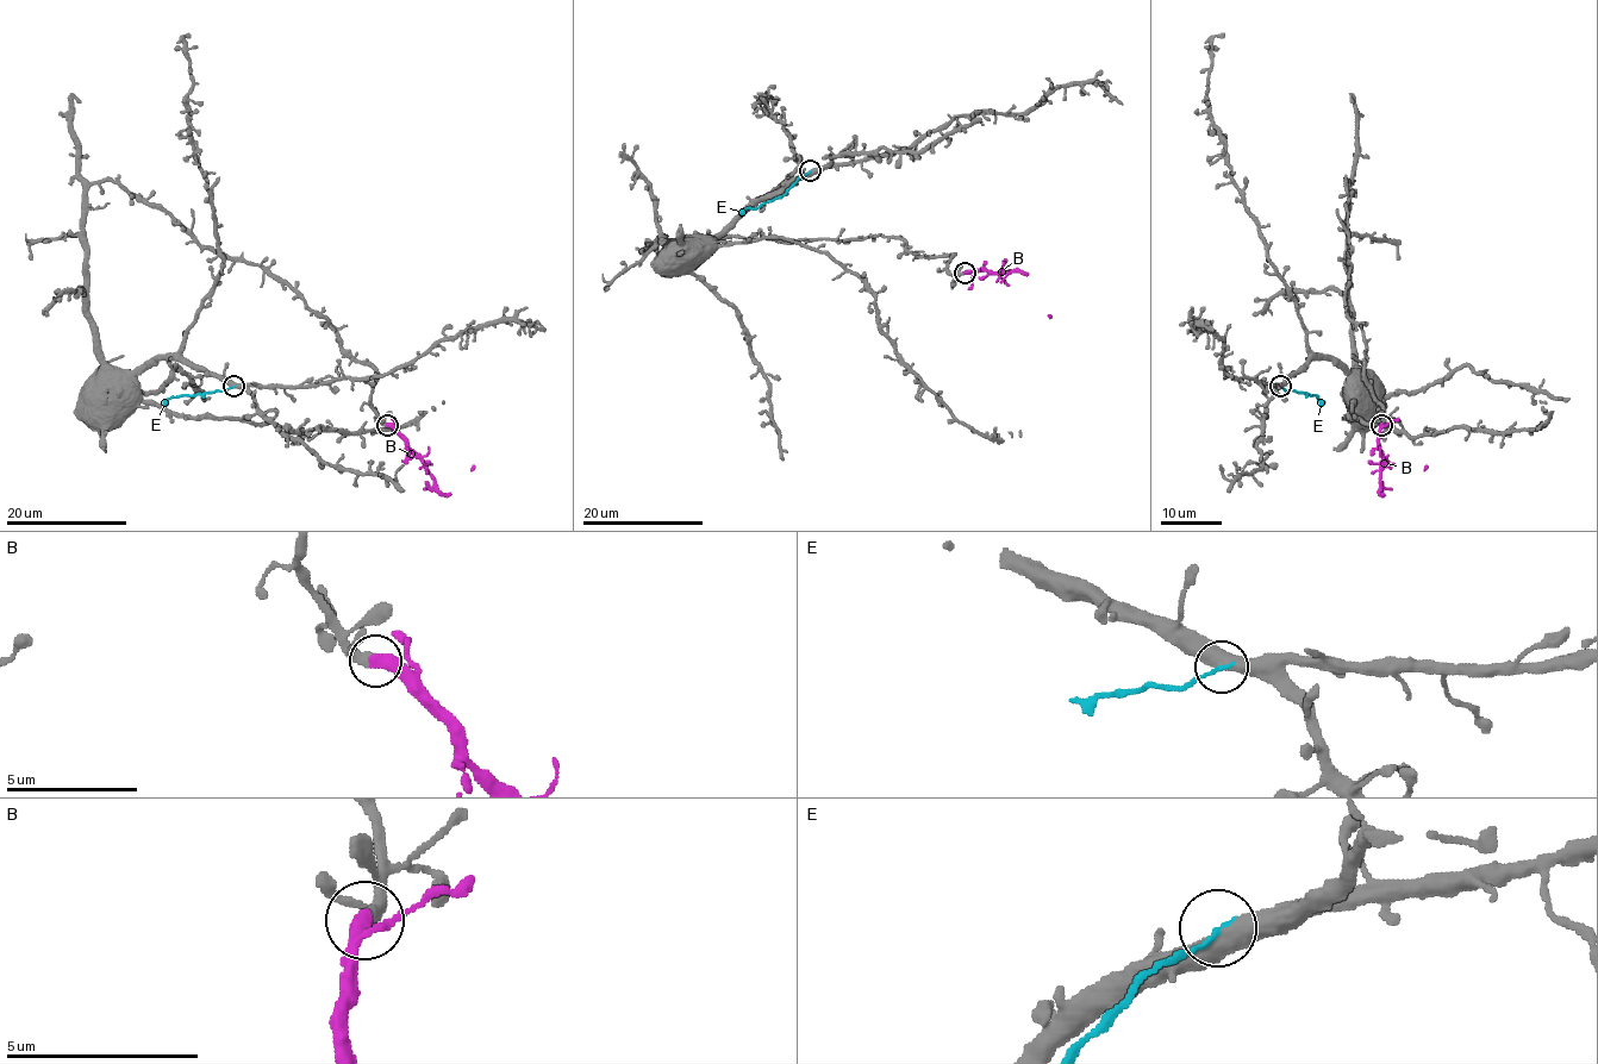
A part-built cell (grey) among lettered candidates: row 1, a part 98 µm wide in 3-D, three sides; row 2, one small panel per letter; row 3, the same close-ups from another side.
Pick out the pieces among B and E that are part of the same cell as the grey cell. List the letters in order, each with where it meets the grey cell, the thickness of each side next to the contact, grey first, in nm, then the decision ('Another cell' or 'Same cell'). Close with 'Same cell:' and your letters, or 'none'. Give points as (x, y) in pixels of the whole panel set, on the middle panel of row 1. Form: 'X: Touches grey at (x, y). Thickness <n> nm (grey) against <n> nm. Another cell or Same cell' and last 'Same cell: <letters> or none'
B: Touches grey at (965, 273). Thickness 240 nm (grey) against 480 nm. Same cell
E: Touches grey at (810, 170). Thickness 500 nm (grey) against 150 nm. Another cell
Same cell: B

